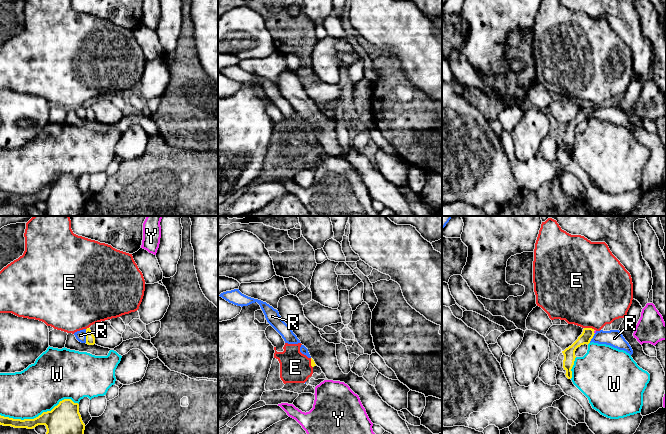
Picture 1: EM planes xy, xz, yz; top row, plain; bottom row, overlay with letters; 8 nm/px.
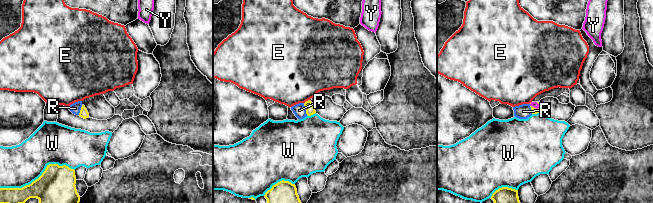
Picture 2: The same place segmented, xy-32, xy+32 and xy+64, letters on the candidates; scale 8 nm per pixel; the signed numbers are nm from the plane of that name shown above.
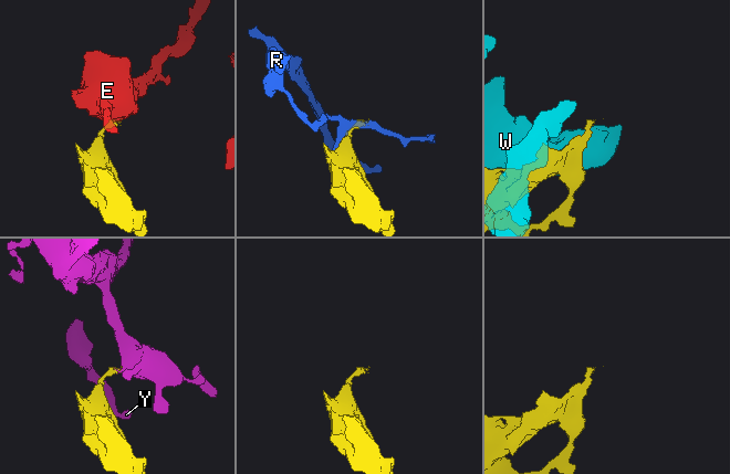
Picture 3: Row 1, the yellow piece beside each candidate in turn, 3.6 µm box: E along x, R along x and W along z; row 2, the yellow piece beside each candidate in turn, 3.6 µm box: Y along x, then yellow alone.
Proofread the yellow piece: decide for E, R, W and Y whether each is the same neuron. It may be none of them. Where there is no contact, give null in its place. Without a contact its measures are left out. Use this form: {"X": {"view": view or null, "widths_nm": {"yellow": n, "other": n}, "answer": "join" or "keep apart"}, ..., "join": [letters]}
{"E": {"view": "yz", "widths_nm": {"yellow": 90, "other": 500}, "answer": "keep apart"}, "R": {"view": "xy", "widths_nm": {"yellow": 80, "other": 80}, "answer": "keep apart"}, "W": {"view": "xy", "widths_nm": {"yellow": 240, "other": 380}, "answer": "keep apart"}, "Y": {"view": "yz", "widths_nm": {"yellow": 90, "other": 20}, "answer": "join"}, "join": ["Y"]}

